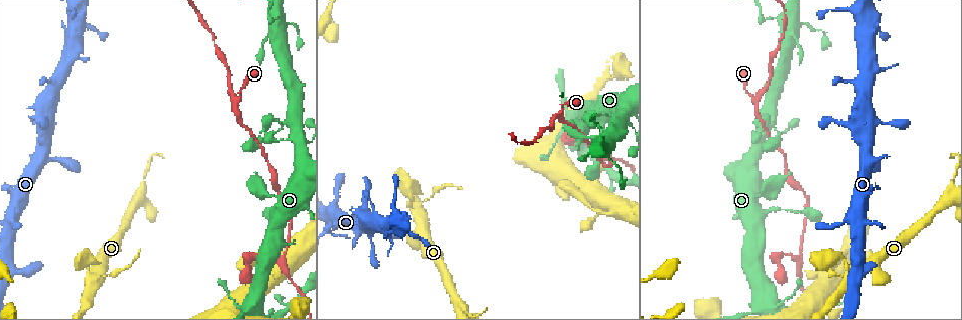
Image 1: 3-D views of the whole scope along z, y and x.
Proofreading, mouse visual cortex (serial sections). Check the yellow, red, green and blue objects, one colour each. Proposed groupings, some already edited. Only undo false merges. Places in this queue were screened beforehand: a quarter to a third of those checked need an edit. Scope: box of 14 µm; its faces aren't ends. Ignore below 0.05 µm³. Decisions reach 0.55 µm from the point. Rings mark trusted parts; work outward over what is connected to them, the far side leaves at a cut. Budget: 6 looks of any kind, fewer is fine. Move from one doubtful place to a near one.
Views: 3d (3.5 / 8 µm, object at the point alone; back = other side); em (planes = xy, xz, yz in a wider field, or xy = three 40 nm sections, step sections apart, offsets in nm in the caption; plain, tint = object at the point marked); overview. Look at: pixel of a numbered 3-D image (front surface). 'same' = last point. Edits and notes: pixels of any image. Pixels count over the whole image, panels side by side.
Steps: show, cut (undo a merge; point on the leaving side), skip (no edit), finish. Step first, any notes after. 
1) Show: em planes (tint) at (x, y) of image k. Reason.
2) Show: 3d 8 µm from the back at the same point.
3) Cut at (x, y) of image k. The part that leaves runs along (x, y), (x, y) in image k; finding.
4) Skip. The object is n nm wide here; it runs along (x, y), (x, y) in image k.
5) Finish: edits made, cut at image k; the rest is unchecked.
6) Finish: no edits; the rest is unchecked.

Show: 3d 3.5 µm at (837, 275) of image 1. Narrows sharply.

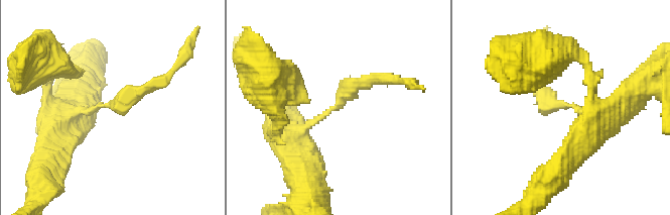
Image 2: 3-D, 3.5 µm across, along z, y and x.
Show: em xy step 3 (plain) at (330, 109) of image 2. Need the tissue.

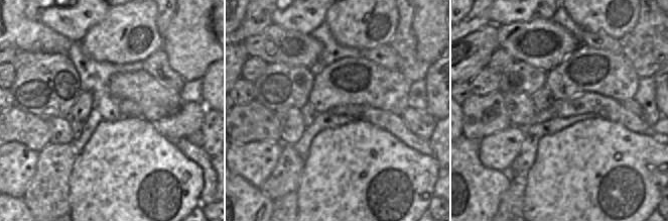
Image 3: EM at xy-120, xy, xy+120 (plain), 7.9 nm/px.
Show: em xy step 3 (tint) at the same point.

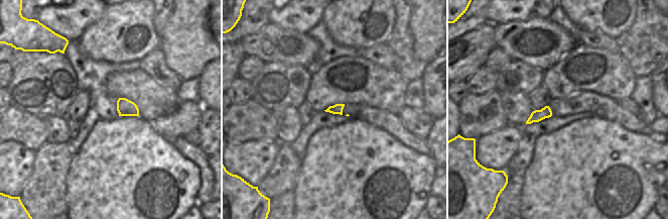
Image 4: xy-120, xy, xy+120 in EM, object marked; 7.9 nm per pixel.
Cut at (119, 104) of image 2. The part that leaves runs along (104, 104), (160, 82), (181, 61) in image 2; a second cell is stuck on.

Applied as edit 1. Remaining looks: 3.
Show: overview.

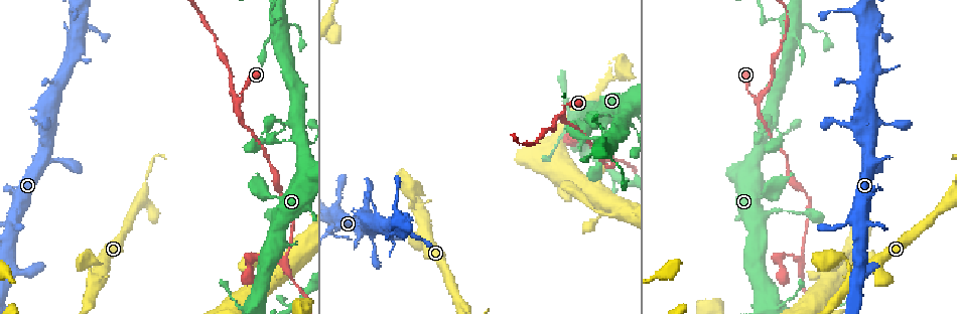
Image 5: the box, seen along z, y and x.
Show: 3d 3.5 µm from the back at (774, 19) of image 5. Thin neck.

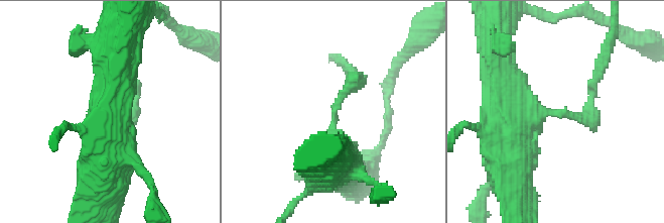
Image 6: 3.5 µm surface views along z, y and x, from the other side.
Show: em xy step 2 (tint) at (559, 110) of image 6. The arms are 150, 600 nm wide; need the tissue.

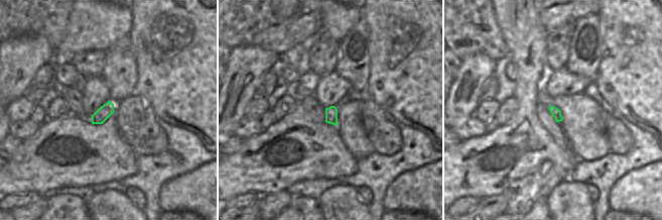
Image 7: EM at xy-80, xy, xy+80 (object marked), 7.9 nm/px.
Cut at (361, 84) of image 6. The part that leaves runs along (339, 104), (361, 81), (342, 63) in image 6; two cells meet here.

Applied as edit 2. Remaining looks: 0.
Finish: edits made, cut at image 2, cut at image 6; the rest is unchecked.

